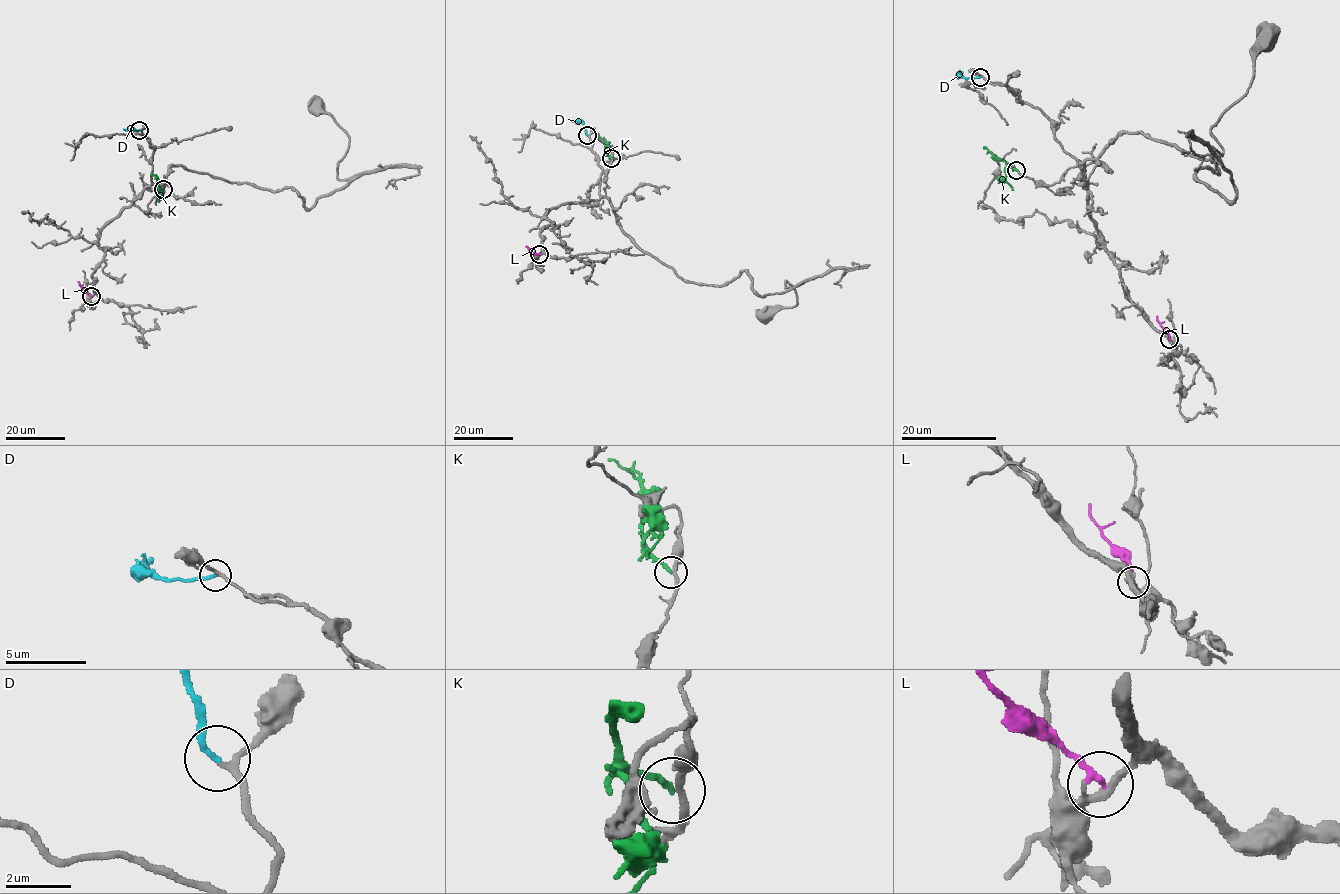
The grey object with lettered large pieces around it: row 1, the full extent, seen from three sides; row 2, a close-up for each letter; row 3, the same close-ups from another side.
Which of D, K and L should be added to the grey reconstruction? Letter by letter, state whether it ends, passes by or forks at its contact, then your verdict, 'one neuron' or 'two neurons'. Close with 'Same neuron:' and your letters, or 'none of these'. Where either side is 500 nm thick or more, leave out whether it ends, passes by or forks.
D: it ends | one neuron
K: it ends | two neurons
L: it ends | two neurons
Same neuron: D

